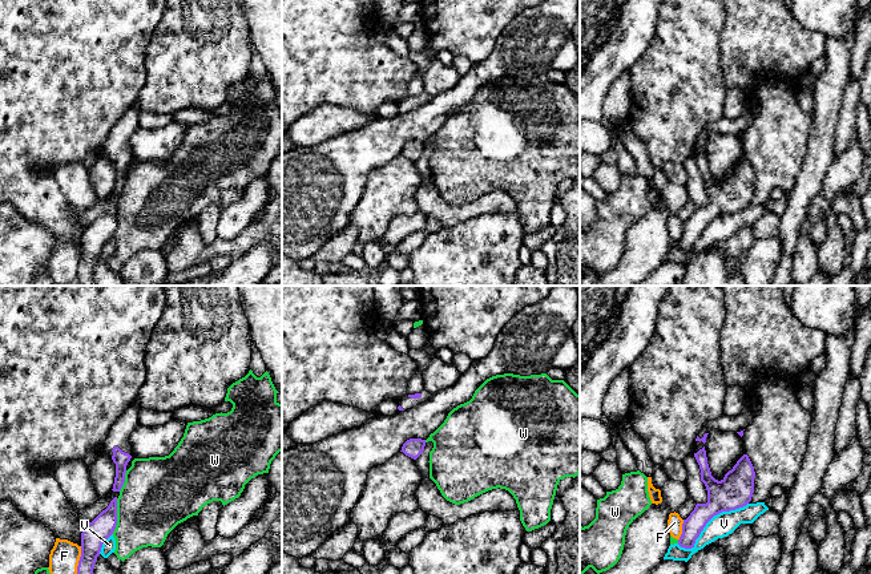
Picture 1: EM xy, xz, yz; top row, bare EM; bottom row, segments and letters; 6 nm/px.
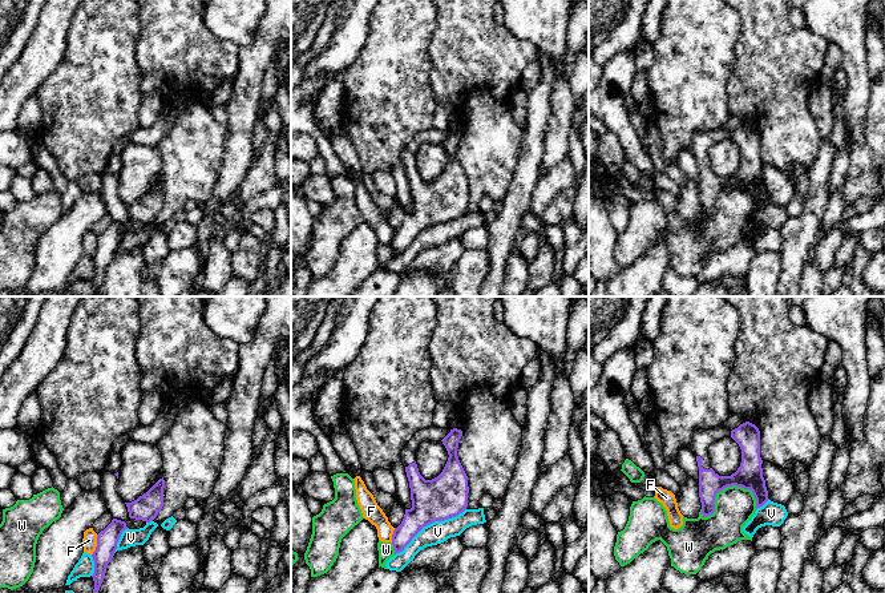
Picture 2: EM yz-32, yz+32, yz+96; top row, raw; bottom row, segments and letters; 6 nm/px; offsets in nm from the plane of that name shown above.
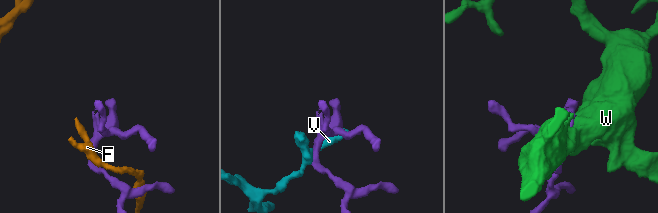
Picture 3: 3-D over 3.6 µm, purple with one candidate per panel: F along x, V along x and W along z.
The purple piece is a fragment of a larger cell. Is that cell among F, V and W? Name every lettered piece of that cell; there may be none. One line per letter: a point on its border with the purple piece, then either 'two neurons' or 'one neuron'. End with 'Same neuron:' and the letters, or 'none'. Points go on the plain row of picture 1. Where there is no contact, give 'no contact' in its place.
F: xy (79, 263) | two neurons
V: yz (708, 223) | two neurons
W: xy (116, 218) | two neurons
Same neuron: none

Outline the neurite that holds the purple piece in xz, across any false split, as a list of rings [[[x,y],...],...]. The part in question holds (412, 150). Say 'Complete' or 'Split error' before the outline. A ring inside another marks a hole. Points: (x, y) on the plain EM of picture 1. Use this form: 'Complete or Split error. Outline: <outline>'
Complete. Outline: [[[410,141],[403,146],[400,154],[403,154],[406,158],[416,162],[423,155],[424,149],[426,149],[426,142]]]

